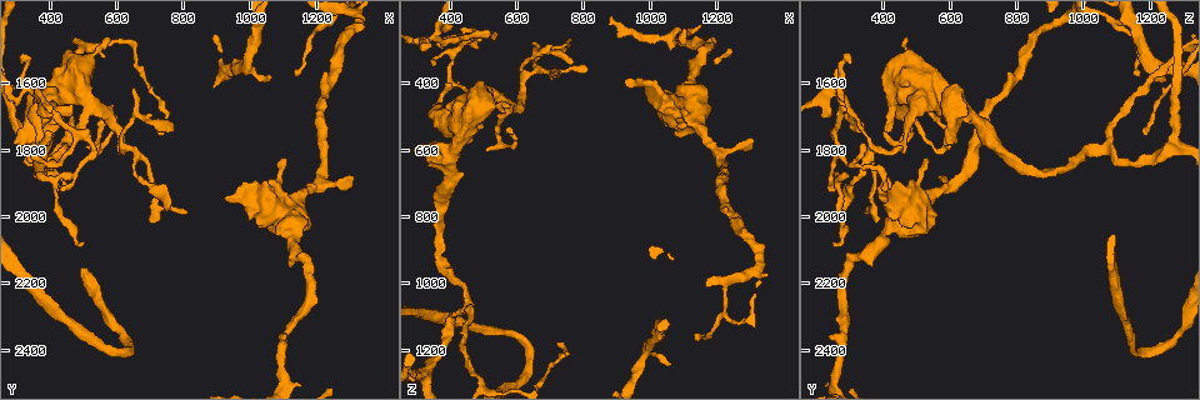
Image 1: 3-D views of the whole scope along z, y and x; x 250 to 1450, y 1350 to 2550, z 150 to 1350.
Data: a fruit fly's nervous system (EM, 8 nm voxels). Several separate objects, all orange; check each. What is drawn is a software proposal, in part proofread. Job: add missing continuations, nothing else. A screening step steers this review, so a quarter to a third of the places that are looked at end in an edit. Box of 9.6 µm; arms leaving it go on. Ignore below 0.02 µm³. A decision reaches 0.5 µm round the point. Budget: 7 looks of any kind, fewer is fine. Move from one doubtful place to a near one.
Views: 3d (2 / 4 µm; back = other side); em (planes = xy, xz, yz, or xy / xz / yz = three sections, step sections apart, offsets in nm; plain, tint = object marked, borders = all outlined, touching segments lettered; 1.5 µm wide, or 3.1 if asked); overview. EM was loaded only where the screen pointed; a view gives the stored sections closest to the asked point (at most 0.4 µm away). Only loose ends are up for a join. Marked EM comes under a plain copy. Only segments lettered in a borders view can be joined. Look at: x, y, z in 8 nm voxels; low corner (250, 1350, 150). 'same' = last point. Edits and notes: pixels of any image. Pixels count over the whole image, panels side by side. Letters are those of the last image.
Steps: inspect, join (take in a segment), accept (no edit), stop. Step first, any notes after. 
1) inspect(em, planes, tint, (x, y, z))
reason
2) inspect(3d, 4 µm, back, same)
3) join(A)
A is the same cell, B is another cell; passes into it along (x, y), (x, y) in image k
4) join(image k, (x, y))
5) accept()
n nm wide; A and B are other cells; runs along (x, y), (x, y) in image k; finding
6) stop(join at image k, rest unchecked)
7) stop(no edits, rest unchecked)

inspect(3d, 4 µm, (770, 1740, 340))
tapers out

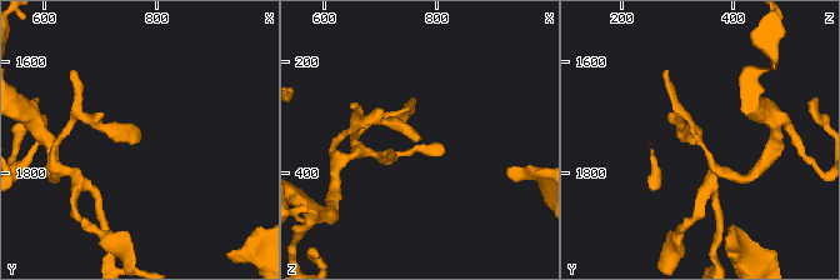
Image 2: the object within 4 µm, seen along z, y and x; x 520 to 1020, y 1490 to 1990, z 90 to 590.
inspect(em, planes, borders, (765, 1745, 340))

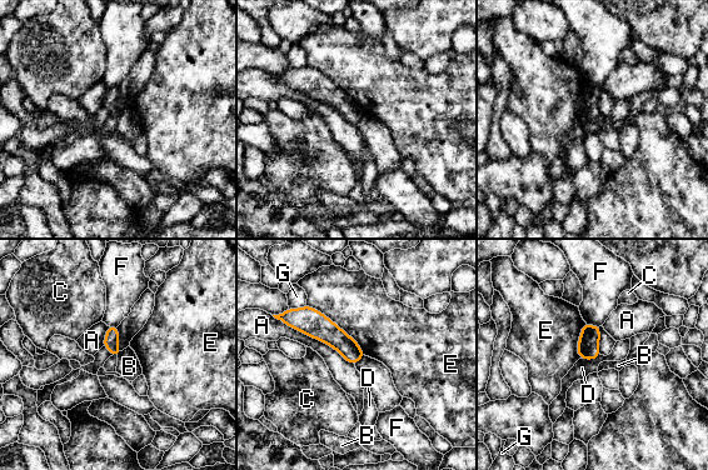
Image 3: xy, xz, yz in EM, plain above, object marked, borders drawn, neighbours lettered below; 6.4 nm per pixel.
accept()
A, B, C, D, E, F and G are other cells; runs along (302, 315), (359, 354) in image 3; none of them fits

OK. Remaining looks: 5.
inspect(3d, 2 µm, back, (800, 2000, 360))
branch stops here

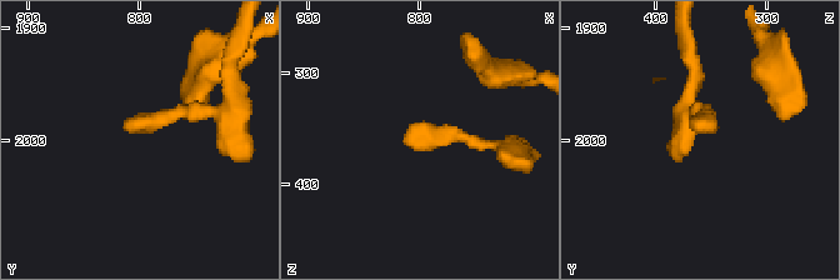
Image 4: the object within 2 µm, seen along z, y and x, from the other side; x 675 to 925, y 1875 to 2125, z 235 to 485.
inspect(em, planes, borders, (814, 1990, 364))
shape alone is not enough

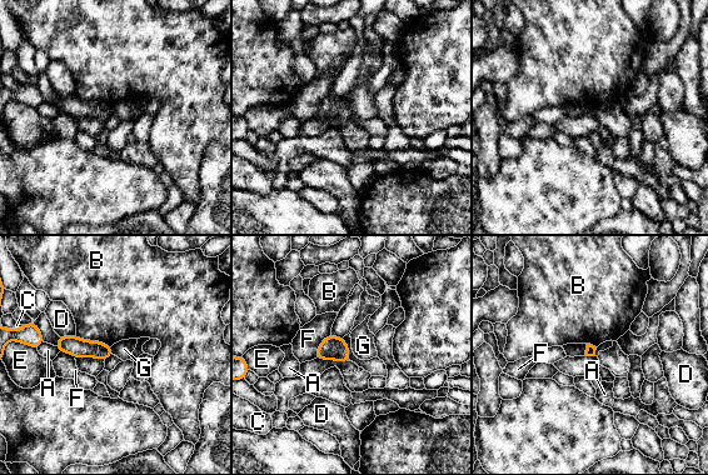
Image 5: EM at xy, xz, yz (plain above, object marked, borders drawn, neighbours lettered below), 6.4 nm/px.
accept()
A, B, C, D, E, F and G are other cells; runs along (61, 339), (78, 348), (108, 353) in image 5; no lettered segment goes on from it

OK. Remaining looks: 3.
inspect(3d, 4 µm, (750, 1750, 1180))
tapers out

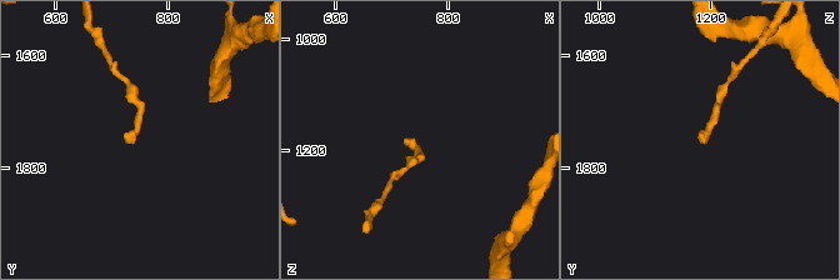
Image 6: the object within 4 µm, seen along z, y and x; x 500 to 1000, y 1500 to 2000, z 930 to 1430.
inspect(em, planes, borders, (740, 1755, 1180))

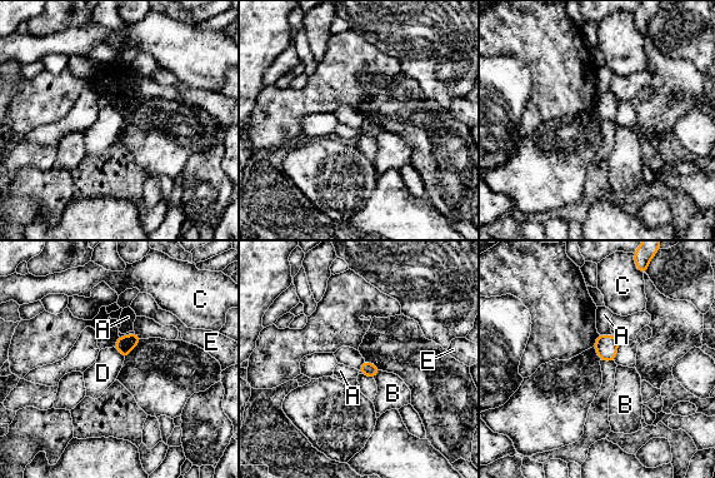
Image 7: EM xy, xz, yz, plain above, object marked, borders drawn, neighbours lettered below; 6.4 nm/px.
accept()
90 nm wide; D touches over 120 nm; A, B, C, D and E are other cells; no lettered segment goes on from it

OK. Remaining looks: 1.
stop(no edits, rest unchecked)

